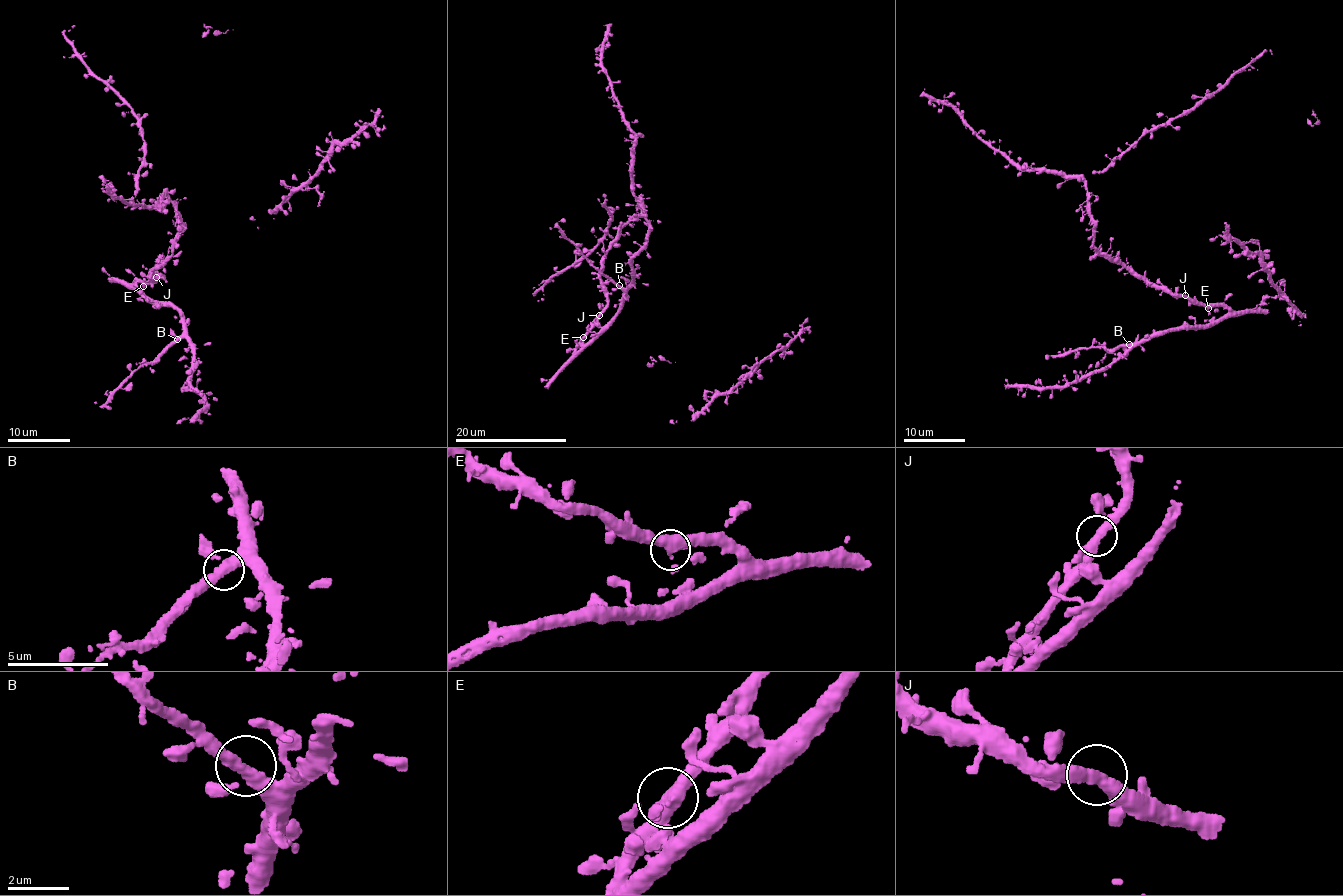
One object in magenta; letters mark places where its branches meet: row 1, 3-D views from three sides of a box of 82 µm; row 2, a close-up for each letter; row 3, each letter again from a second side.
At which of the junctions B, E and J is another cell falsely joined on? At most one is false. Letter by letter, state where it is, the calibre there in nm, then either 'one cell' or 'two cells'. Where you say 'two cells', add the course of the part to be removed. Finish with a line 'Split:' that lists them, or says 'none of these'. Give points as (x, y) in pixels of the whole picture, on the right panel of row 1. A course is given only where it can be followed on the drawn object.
B: (1129, 344) | 320 nm | one cell
E: (1208, 308) | 320 nm | one cell
J: (1185, 295) | 300 nm | one cell
Split: none of these

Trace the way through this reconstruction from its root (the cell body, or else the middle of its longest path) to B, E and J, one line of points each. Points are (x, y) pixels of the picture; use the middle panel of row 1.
B: (632, 218), (606, 253), (600, 276), (605, 310), (574, 355), (615, 318), (624, 292), (619, 285)
E: (632, 218), (620, 230), (606, 253), (600, 276), (606, 299), (605, 310), (583, 337)
J: (632, 218), (620, 230), (604, 258), (600, 278), (606, 304), (599, 315)

